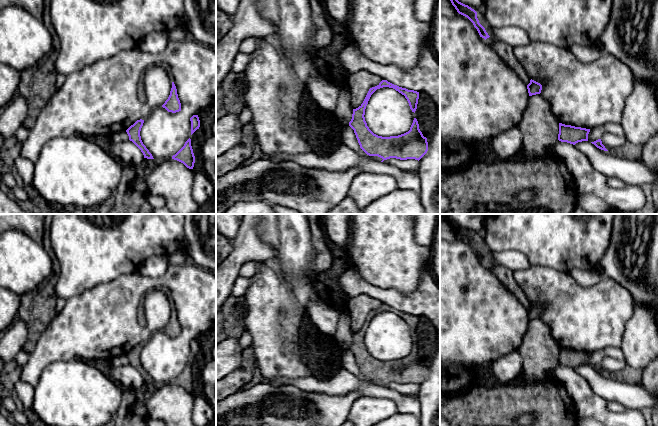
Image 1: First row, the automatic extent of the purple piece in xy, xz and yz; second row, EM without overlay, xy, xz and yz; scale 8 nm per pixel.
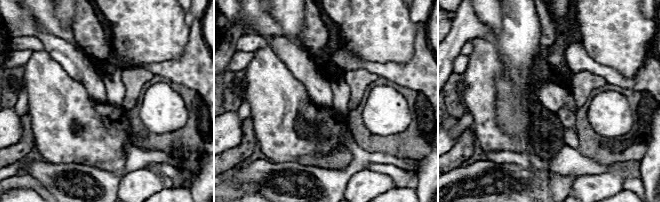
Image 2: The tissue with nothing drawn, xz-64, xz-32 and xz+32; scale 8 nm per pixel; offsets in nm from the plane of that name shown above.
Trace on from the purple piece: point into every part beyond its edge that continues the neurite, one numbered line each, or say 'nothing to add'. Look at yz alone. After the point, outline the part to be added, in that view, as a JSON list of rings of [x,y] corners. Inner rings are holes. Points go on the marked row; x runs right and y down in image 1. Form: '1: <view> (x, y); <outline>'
nothing to add

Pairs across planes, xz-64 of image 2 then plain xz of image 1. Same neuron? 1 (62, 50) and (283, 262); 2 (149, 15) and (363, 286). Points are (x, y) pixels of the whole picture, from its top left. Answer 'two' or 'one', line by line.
1: two
2: two

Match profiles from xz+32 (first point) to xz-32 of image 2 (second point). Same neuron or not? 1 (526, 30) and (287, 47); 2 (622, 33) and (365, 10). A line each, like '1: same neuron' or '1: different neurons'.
1: different neurons
2: same neuron

